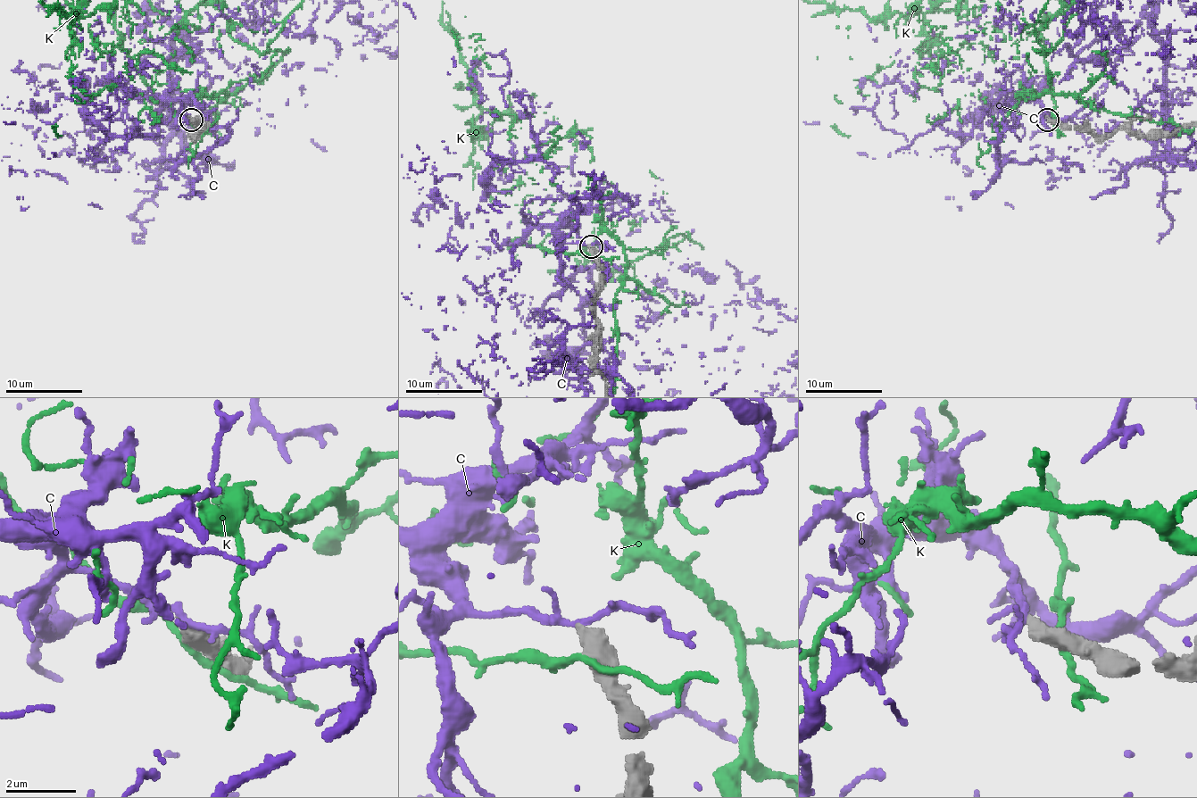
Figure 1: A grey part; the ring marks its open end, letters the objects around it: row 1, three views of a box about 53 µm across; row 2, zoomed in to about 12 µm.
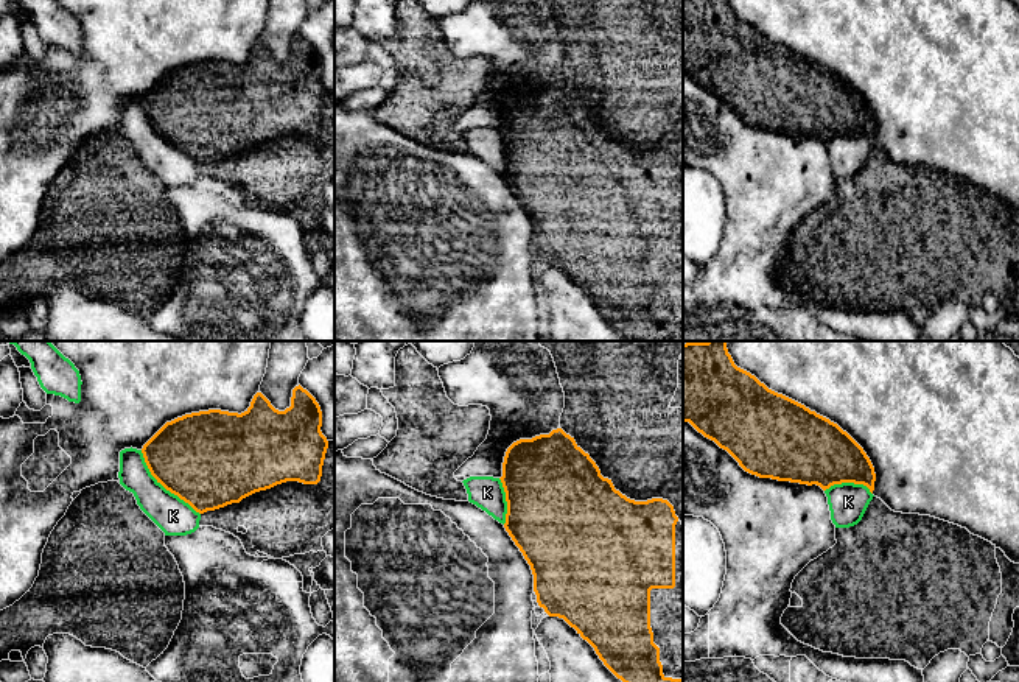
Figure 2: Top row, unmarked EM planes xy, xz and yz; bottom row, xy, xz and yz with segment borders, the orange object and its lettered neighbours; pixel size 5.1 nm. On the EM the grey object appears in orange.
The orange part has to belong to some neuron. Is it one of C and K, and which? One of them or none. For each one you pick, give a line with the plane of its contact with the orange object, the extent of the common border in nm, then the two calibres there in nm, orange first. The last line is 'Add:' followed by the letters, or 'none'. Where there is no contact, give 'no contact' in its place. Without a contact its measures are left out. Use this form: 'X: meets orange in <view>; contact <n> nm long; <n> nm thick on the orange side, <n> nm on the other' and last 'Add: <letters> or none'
Add: none

